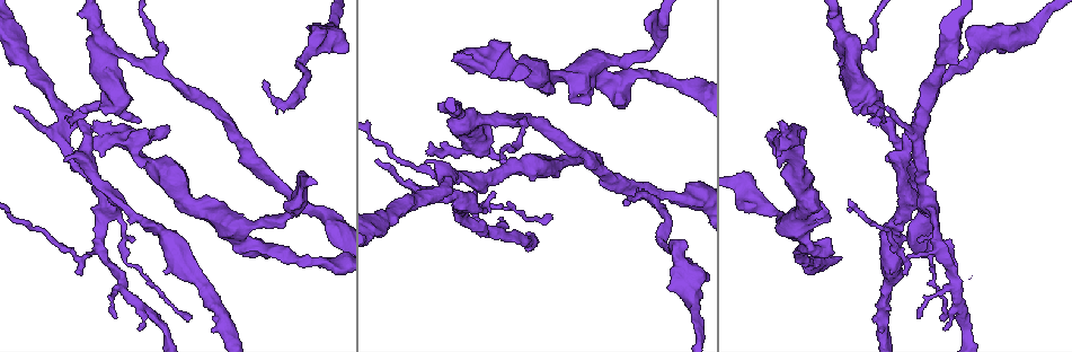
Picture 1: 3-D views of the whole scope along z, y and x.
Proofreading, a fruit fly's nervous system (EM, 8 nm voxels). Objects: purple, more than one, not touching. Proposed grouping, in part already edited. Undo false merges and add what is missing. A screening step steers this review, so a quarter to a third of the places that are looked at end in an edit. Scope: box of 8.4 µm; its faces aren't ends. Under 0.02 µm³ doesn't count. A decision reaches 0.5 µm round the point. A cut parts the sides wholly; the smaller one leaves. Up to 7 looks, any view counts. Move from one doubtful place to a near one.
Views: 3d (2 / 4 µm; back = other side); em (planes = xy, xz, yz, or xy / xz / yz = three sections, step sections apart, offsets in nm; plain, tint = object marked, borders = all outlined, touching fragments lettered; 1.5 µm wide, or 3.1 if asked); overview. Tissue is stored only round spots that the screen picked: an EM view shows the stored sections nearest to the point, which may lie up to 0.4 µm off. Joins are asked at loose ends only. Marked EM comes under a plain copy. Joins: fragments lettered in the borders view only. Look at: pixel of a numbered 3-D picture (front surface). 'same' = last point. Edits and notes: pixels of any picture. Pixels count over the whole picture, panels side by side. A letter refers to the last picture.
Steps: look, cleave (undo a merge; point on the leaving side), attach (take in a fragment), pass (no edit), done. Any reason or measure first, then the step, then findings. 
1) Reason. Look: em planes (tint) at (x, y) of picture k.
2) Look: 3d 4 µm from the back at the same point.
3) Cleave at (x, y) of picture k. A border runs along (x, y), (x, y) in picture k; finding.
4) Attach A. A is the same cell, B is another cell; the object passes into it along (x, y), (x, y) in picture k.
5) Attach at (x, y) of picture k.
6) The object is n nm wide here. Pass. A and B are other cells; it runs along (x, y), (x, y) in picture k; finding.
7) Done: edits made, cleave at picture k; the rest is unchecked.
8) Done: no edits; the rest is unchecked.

Side arm on a straight run. Look: em planes (borders) at (153, 64) of picture 1.

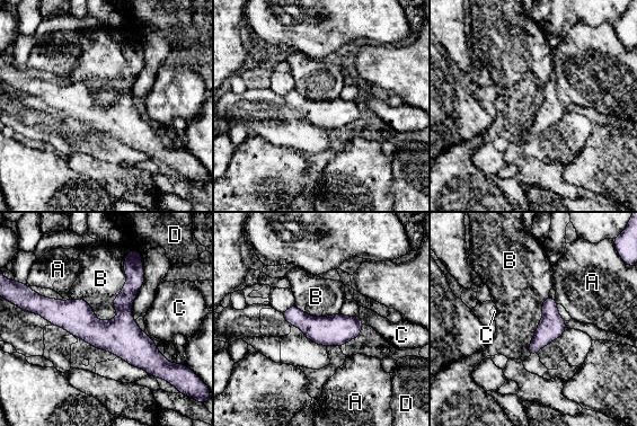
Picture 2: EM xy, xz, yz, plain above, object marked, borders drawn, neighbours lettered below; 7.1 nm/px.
Pass. A, B, C and D are other cells; a border runs along (136, 250), (114, 318), (70, 300) in picture 2; continuous, no second cell.

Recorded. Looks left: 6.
Free end. Look: 3d 4 µm at (458, 51) of picture 1.

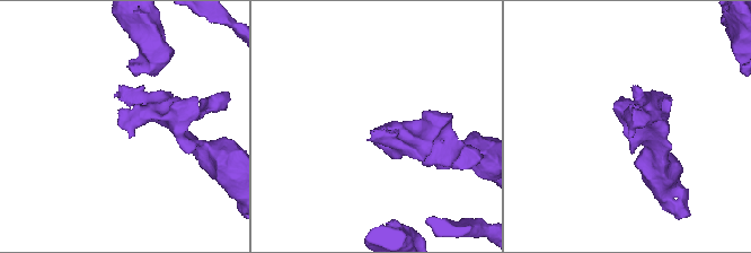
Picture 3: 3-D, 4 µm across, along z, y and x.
Now the EM. Look: em xz step 4 (borders) at (125, 123) of picture 3.

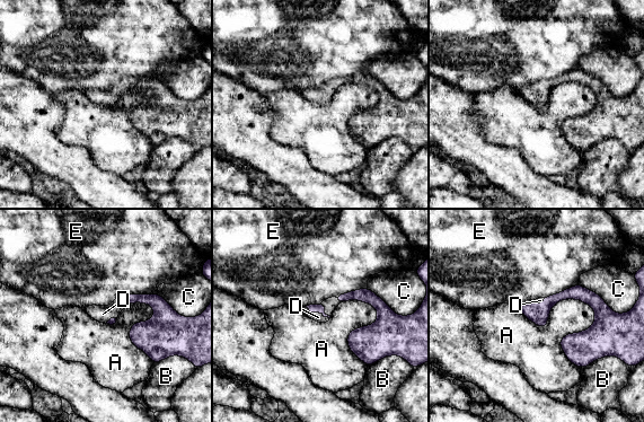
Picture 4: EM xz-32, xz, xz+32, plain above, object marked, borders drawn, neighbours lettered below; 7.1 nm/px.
Another direction. Look: em planes (borders) at the same point.

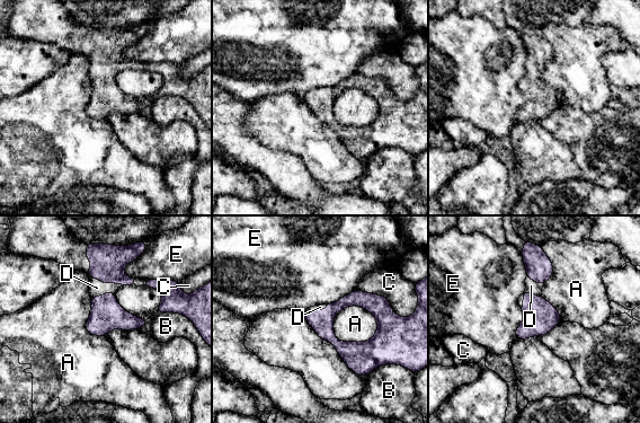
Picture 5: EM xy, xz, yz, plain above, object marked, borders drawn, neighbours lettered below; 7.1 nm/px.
The object is 220 nm wide here. Attach D. D is the same cell, A, B, C and E are other cells; the object passes into it along (107, 261), (94, 278), (97, 288) in picture 5; the cell continues.

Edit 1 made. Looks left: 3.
Look: overview.

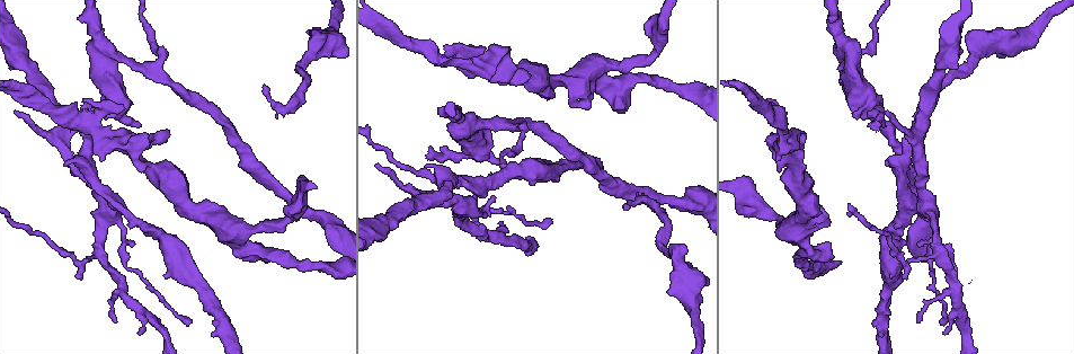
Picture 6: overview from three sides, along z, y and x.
Four or more arms meet. Look: em xy step 4 (borders) at (475, 193) of picture 6.

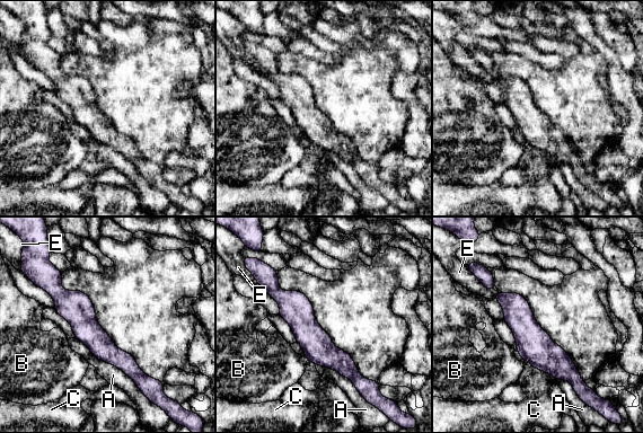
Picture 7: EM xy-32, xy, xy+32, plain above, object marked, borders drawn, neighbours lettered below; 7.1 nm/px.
Another direction. Look: em planes (borders) at the same point.

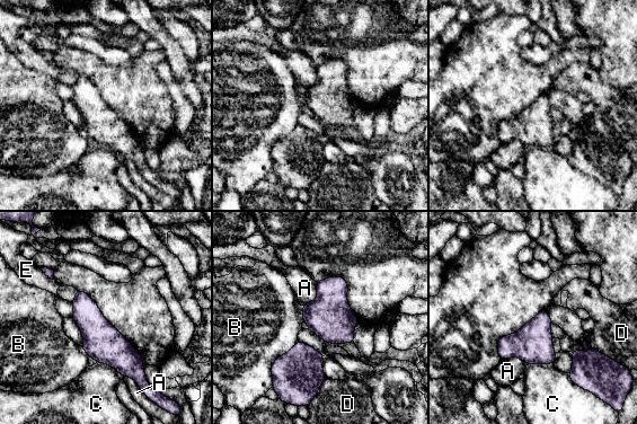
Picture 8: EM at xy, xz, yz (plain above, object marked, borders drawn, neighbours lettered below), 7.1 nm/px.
Pass. A, B, C, D and E are other cells; a border runs along (326, 378), (309, 403) in picture 8; all the same cell.

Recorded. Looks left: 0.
Done: edits made, attach at picture 5; the rest is unchecked.

